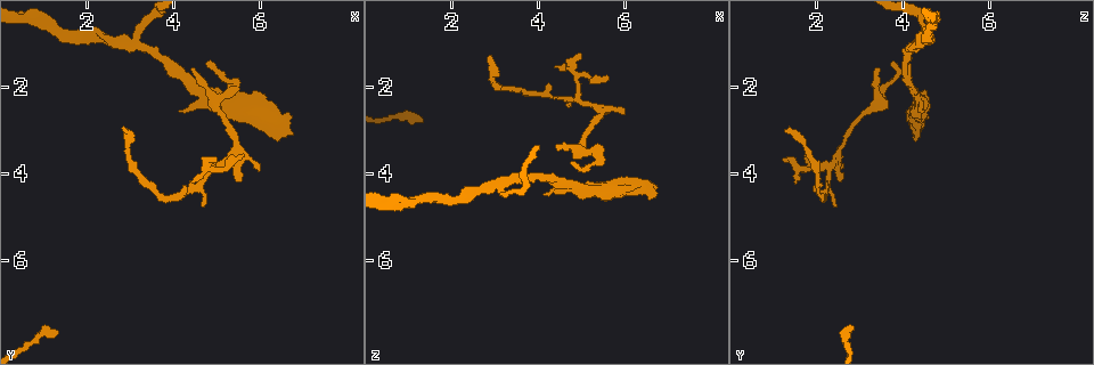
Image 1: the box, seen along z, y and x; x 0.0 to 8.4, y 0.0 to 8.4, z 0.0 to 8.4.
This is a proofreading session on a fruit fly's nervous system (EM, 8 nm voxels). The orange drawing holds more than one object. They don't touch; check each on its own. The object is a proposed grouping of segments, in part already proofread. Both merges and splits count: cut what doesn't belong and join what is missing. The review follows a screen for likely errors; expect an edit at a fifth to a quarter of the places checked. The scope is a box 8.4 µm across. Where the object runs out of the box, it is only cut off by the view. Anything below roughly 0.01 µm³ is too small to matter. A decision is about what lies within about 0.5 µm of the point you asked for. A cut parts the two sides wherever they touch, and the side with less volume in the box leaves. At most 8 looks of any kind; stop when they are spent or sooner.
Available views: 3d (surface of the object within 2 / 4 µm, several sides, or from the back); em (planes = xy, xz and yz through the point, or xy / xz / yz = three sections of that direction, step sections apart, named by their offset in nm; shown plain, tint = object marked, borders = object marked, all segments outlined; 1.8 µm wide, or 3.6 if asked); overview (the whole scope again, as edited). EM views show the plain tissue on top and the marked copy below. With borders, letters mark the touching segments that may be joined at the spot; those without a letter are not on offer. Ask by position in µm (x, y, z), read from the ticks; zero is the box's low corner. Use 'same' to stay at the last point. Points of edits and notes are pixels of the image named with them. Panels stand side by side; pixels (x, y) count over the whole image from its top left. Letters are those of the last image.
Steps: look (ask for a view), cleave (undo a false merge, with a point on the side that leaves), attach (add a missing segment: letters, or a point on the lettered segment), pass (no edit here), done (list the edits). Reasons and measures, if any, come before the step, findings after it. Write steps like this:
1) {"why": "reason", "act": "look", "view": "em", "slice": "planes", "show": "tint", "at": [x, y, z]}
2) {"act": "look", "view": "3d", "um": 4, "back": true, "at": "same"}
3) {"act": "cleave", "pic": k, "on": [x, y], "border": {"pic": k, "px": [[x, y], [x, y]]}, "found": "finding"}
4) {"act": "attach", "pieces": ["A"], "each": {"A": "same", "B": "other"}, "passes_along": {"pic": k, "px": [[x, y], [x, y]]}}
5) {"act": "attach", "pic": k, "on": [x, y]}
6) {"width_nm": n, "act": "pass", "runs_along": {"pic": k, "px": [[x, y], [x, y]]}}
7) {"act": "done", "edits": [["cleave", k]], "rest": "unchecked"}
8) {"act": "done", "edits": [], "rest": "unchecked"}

{"why": "branch stops here", "act": "look", "view": "em", "slice": "planes", "show": "borders", "at": [2.90, 2.95, 1.30]}

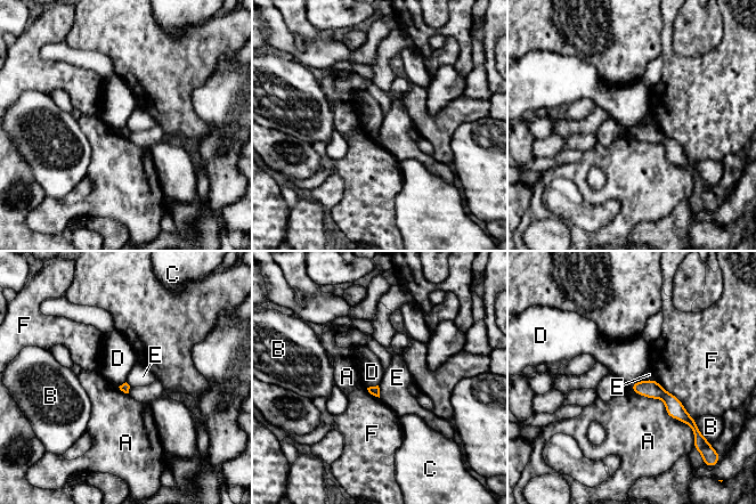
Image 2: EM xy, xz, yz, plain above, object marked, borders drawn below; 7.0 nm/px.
{"act": "pass", "each": {"A": "other", "B": "other", "C": "other", "D": "other", "E": "other", "F": "other"}, "runs_along": {"pic": 2, "px": [[634, 387], [660, 392], [689, 420]]}, "found": "no lettered segment goes on from it"}

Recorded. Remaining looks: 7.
{"why": "free end", "act": "look", "view": "3d", "um": 2, "at": [4.15, 2.60, 4.45]}

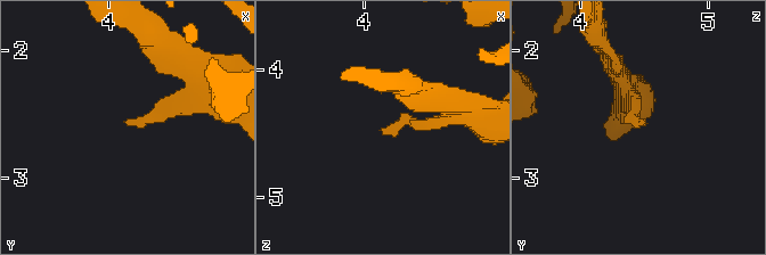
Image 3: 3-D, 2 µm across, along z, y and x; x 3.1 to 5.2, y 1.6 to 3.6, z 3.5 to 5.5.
{"why": "now the EM", "act": "look", "view": "em", "slice": "planes", "show": "borders", "at": [4.16, 2.56, 4.50]}

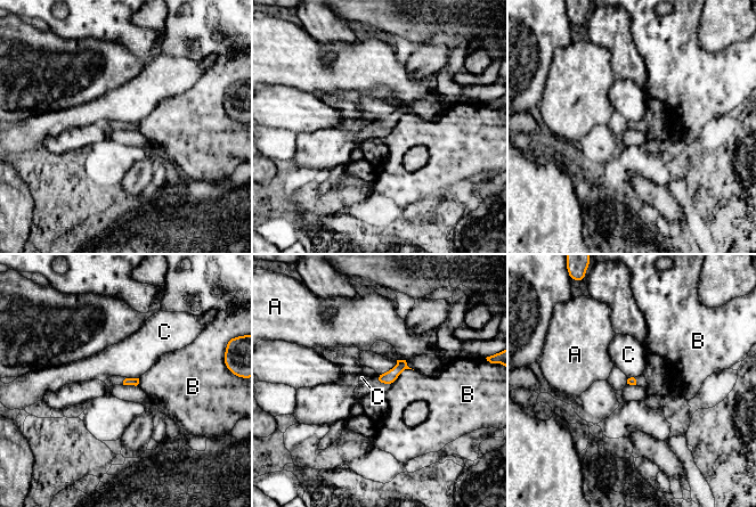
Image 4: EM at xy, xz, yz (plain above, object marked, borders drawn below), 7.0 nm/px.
{"act": "pass", "each": {"A": "other", "B": "other", "C": "other"}, "border": {"pic": 4, "px": [[127, 377], [138, 378]]}, "found": "no lettered segment goes on from it"}

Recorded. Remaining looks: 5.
{"why": "free end", "act": "look", "view": "em", "slice": "xz", "step": 4, "show": "borders", "at": [5.60, 3.55, 1.70]}

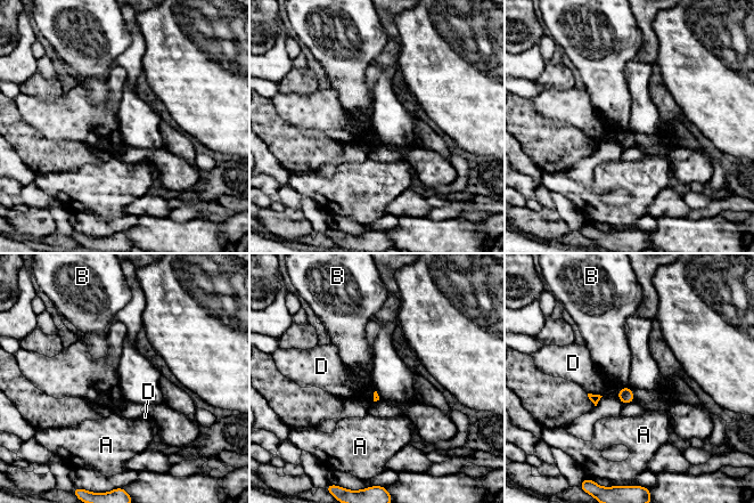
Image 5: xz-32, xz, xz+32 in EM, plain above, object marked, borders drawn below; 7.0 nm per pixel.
{"act": "pass", "each": {"A": "other", "B": "other", "D": "other"}, "border": {"pic": 5, "px": [[588, 392], [601, 396]]}, "found": "no lettered segment goes on from it"}

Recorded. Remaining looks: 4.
{"why": "branch point", "act": "look", "view": "3d", "um": 2, "at": [3.25, 1.10, 4.15]}

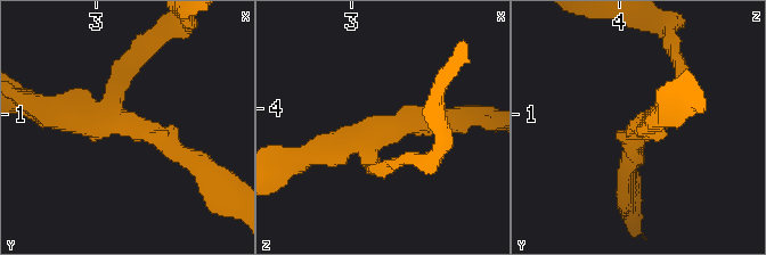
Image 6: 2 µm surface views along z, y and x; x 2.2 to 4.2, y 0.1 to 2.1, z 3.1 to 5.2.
{"act": "look", "view": "em", "slice": "xz", "step": 4, "show": "tint", "at": [3.28, 1.08, 4.14]}

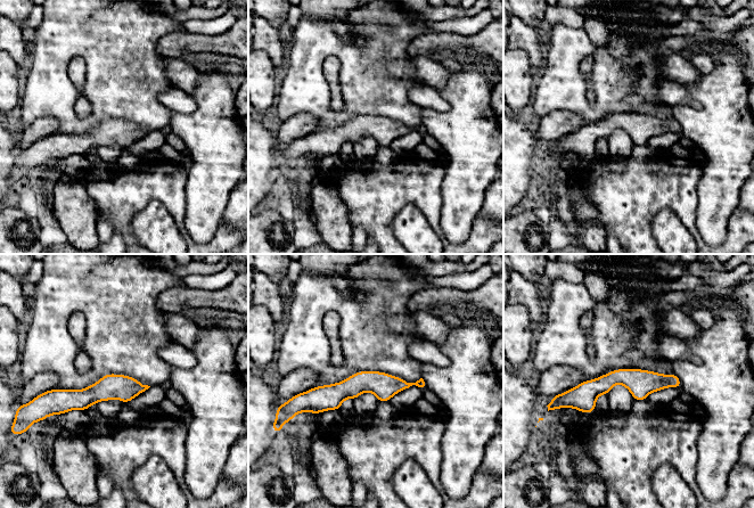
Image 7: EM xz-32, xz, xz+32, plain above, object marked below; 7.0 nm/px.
{"act": "look", "view": "em", "slice": "planes", "show": "borders", "at": "same"}

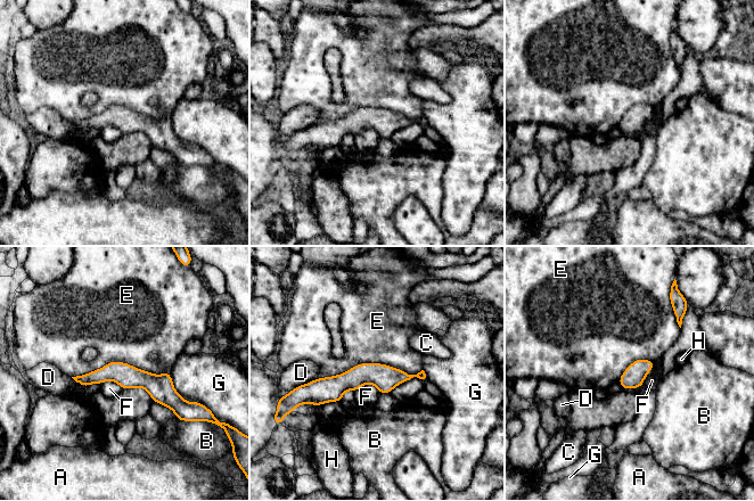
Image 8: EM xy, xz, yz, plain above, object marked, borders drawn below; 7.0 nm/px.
{"act": "pass", "each": {"A": "other", "B": "other", "C": "other", "D": "other", "E": "other", "F": "other", "G": "other", "H": "other"}, "found": "all the same cell"}

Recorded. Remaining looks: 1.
{"act": "done", "edits": [], "rest": "unchecked"}

